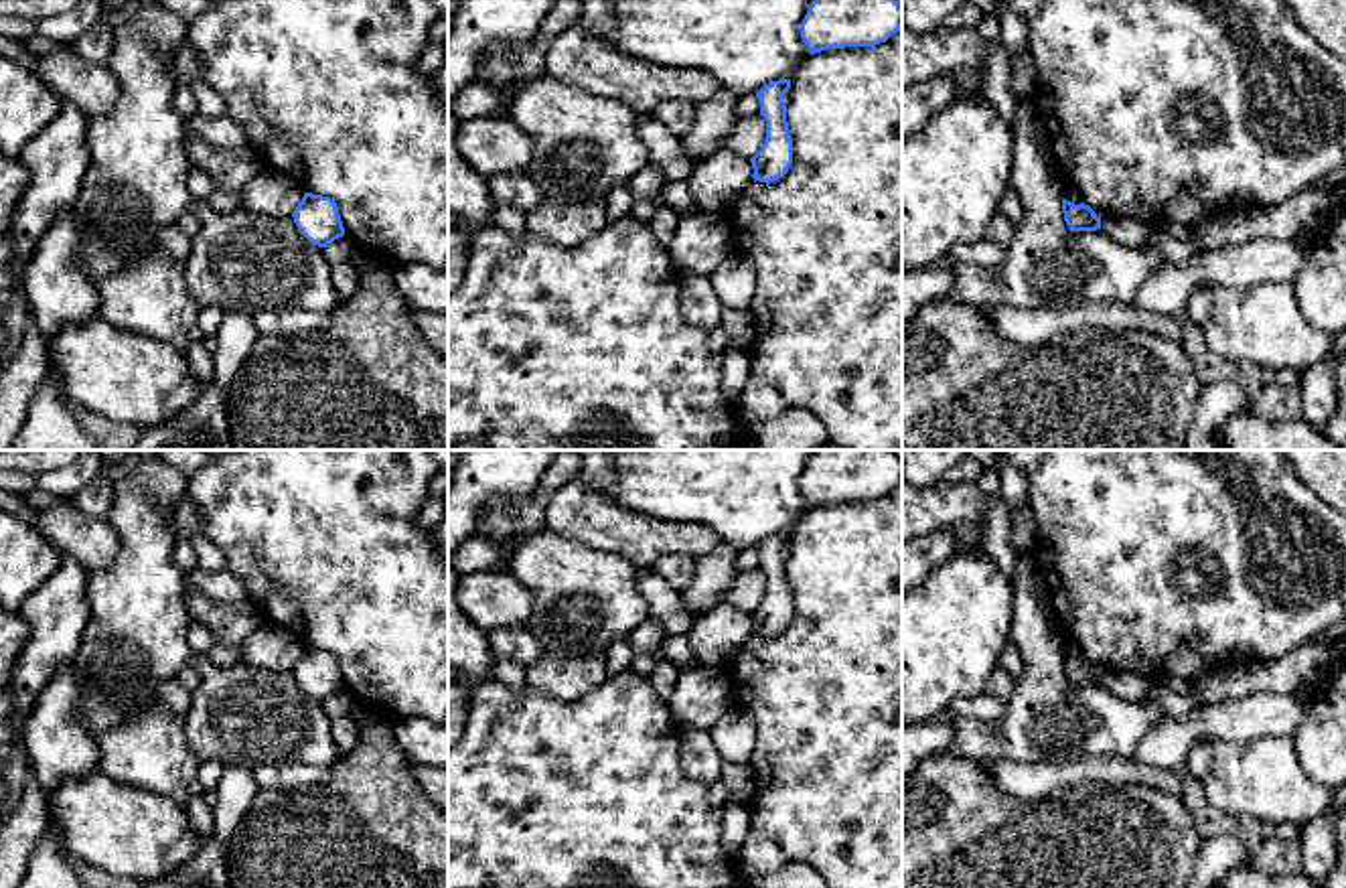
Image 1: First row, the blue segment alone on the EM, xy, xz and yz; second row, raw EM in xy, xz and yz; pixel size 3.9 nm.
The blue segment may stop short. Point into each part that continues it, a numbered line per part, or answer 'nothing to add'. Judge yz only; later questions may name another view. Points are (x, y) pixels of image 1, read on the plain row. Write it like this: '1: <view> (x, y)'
nothing to add

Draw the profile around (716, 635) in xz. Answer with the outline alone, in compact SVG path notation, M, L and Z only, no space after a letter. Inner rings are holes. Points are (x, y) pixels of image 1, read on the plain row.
M716 604L693 618L687 633L691 651L701 667L728 667L740 647L754 635L750 612Z

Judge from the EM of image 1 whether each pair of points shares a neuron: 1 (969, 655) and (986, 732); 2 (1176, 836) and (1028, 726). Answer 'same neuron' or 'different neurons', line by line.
1: different neurons
2: different neurons

